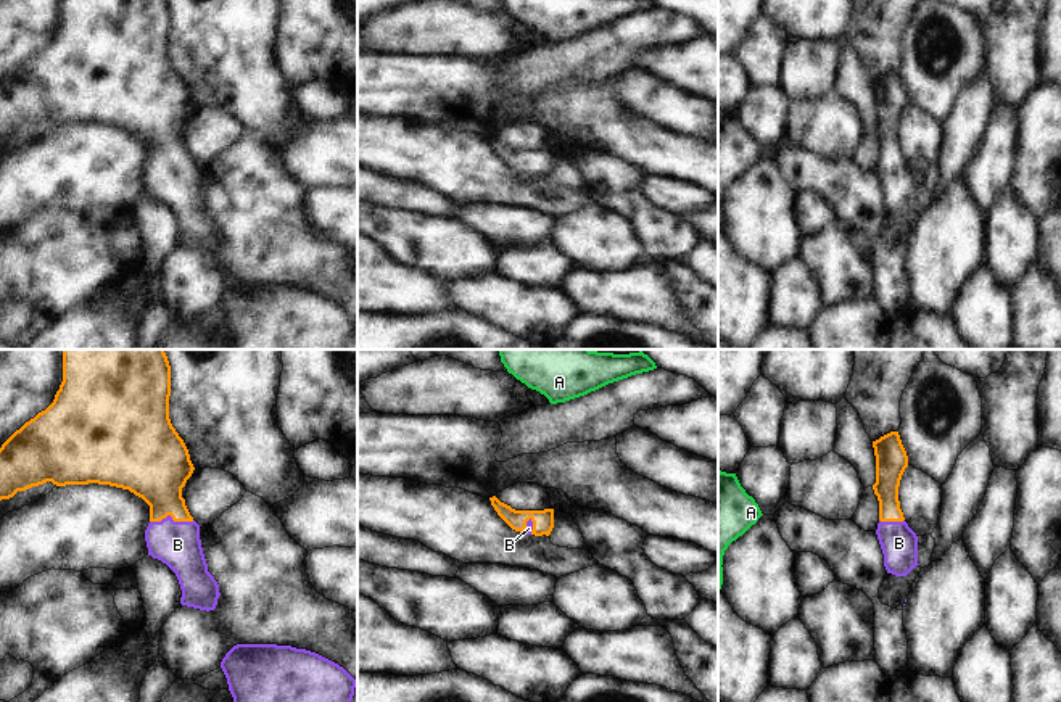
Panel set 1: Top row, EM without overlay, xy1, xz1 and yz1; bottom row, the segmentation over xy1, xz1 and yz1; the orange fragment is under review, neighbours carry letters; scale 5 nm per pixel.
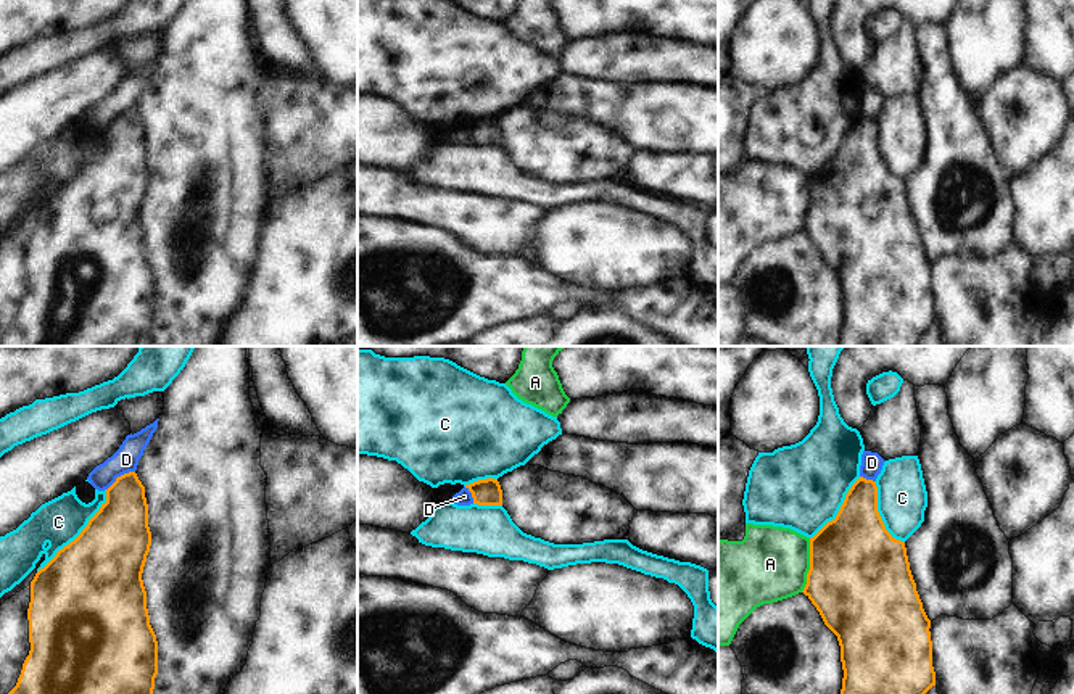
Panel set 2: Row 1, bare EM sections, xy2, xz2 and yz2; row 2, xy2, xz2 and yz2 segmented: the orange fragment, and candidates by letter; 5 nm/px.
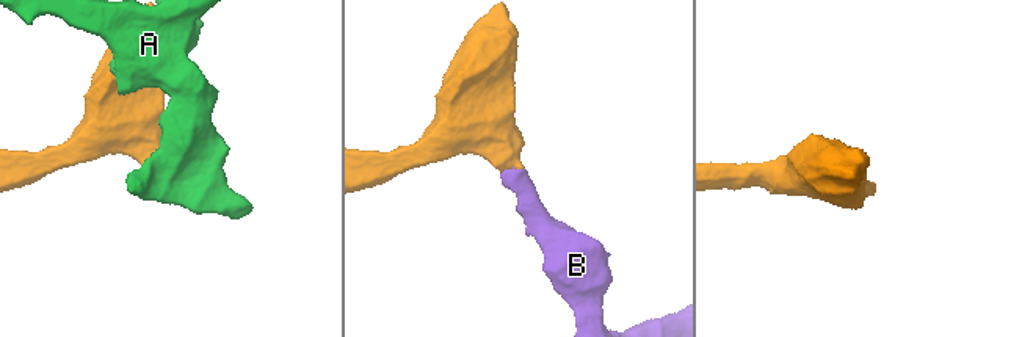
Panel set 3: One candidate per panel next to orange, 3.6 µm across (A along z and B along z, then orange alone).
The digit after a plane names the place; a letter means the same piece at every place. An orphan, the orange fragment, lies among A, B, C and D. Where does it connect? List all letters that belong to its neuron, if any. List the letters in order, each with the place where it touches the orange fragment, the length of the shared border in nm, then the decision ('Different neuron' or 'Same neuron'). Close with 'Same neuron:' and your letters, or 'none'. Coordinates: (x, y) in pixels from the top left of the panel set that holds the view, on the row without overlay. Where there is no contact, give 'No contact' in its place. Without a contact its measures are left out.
A: Touches orange at yz2 (810, 205). Shared border 280 nm. Different neuron
B: Touches orange at xy1 (171, 155). Shared border 220 nm. Same neuron
C: Touches orange at xy2 (81, 173). Shared border 550 nm. Different neuron
D: Touches orange at xy2 (121, 115). Shared border 170 nm. Different neuron
Same neuron: B.

